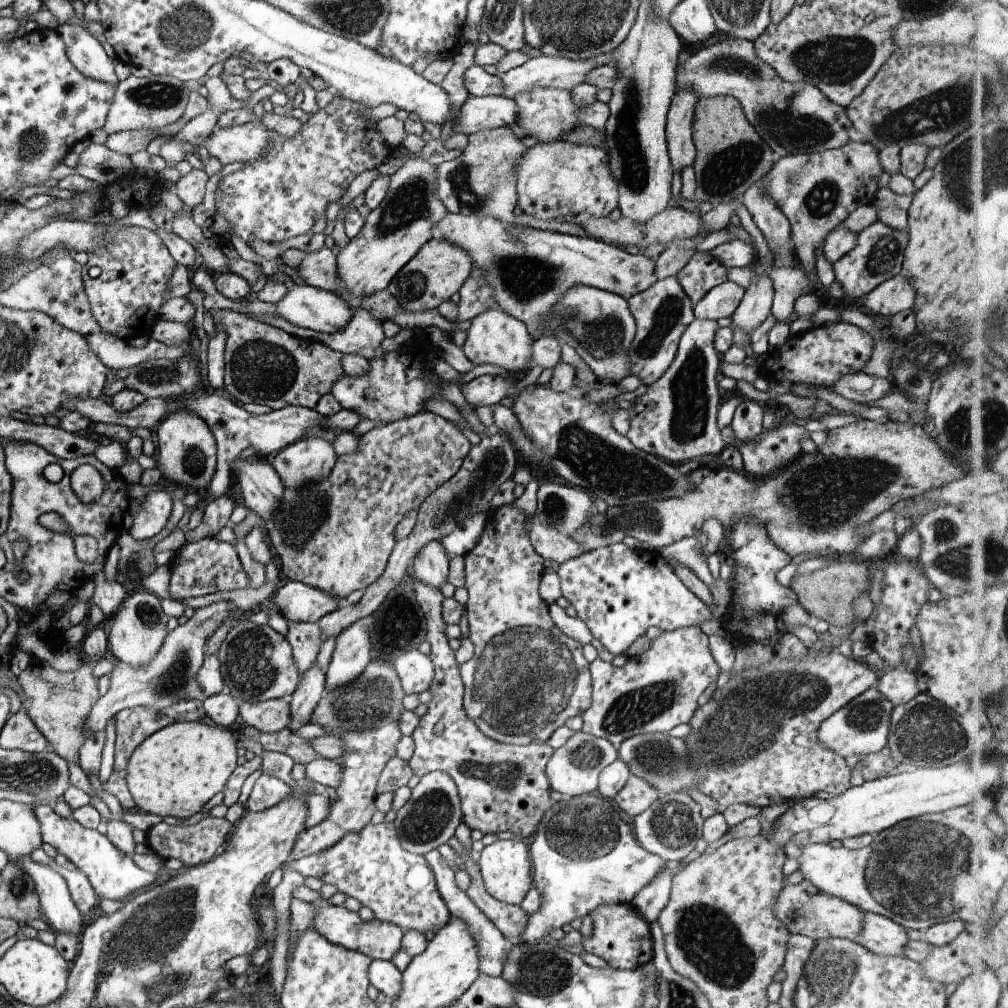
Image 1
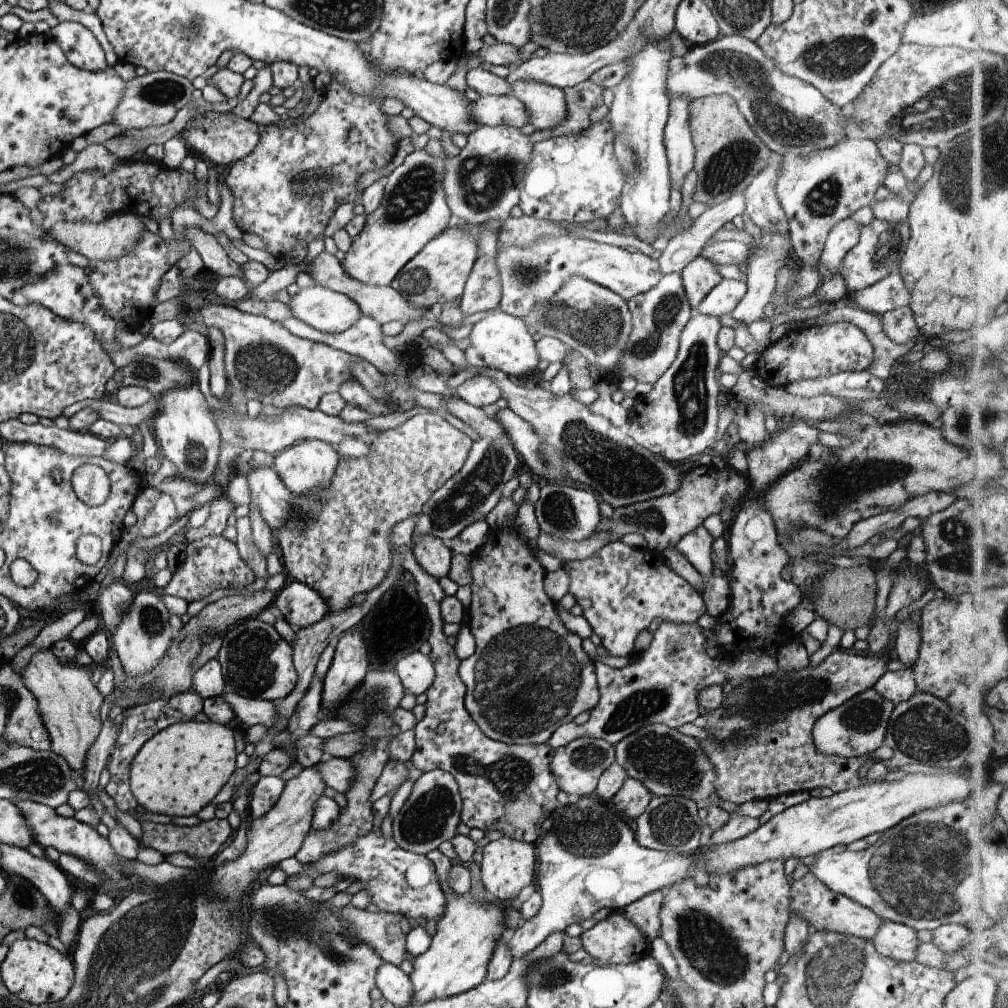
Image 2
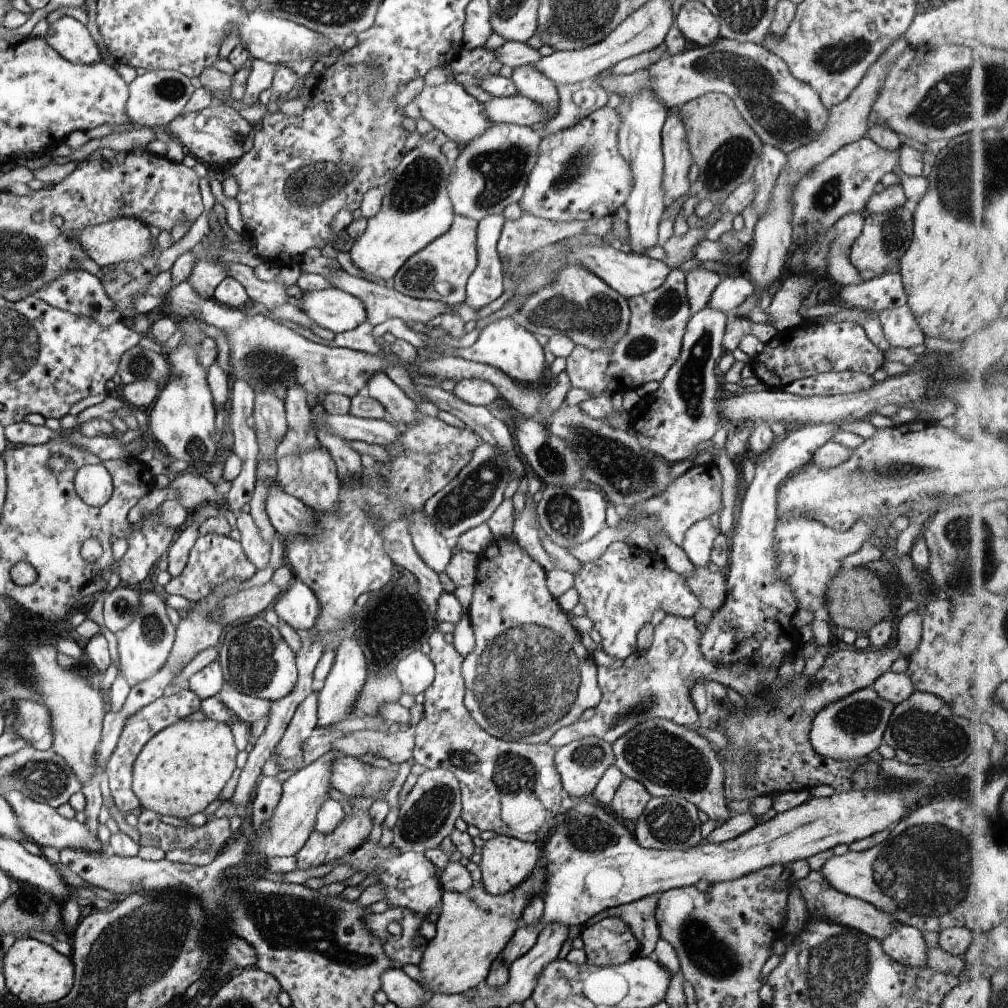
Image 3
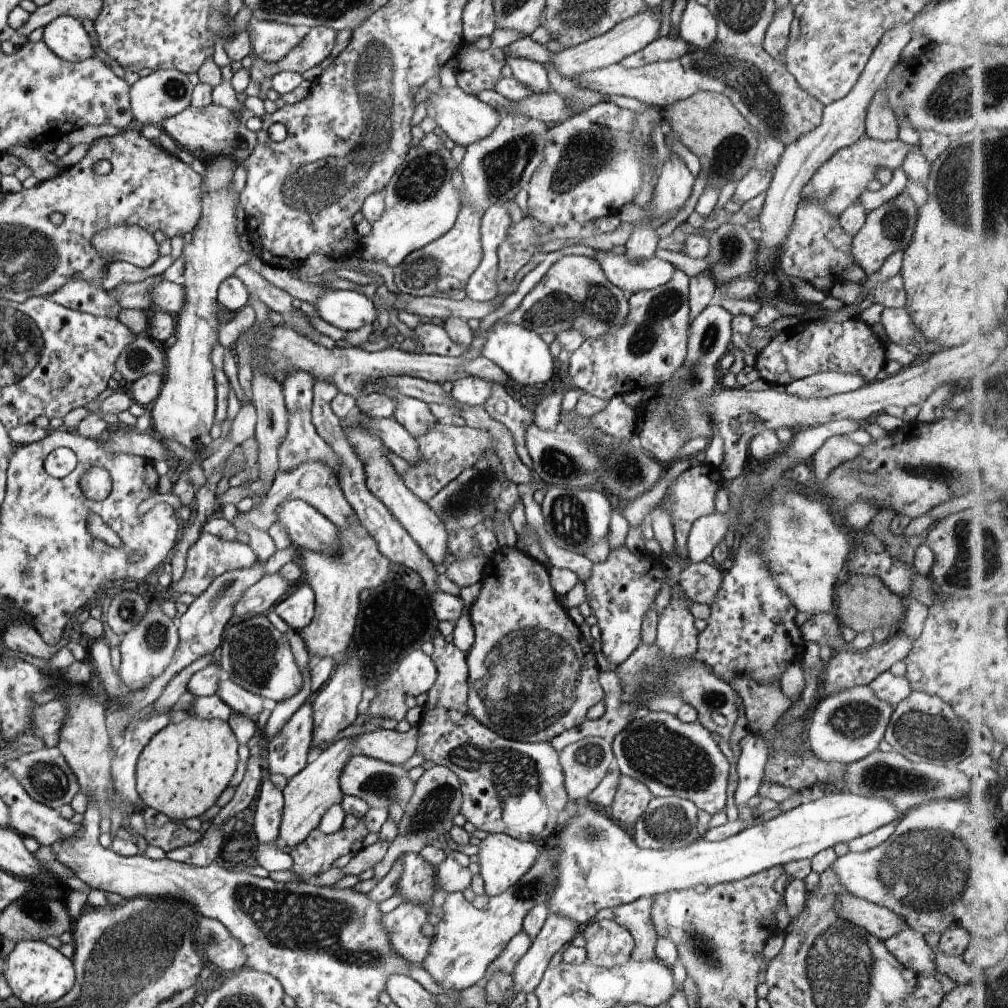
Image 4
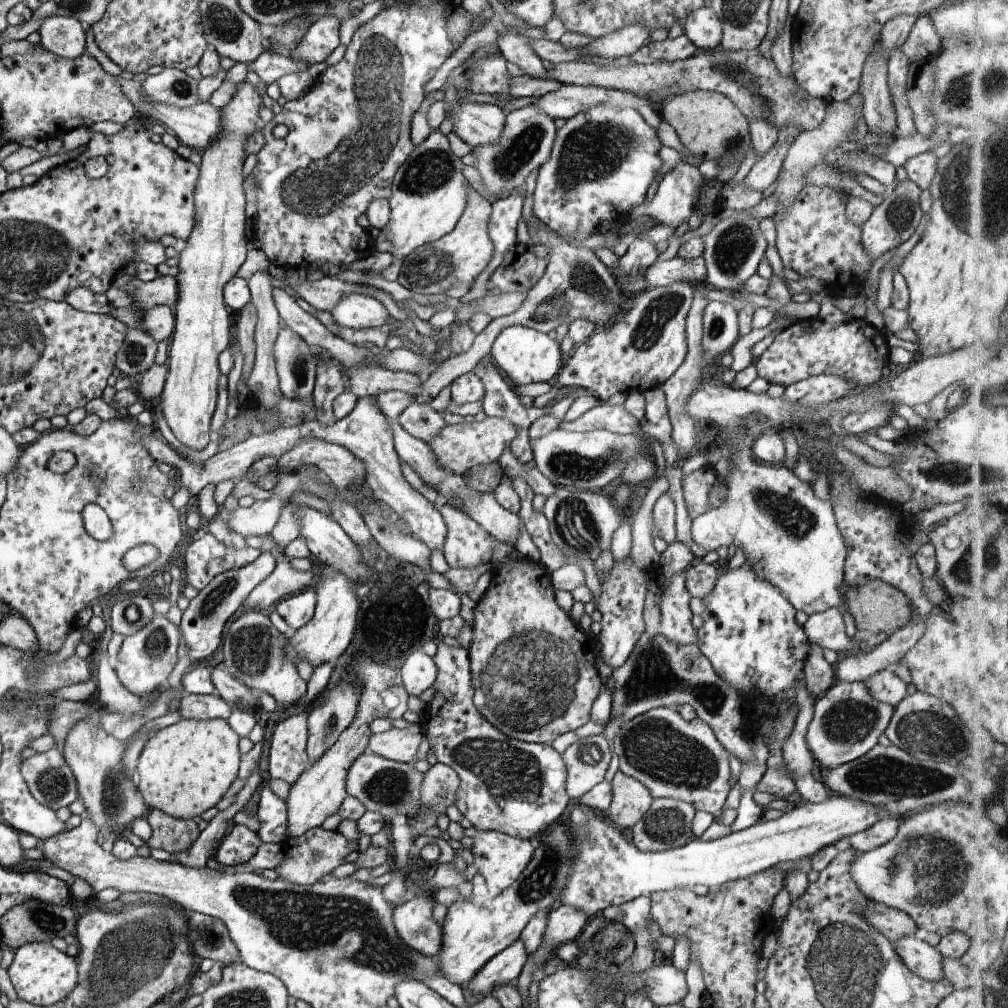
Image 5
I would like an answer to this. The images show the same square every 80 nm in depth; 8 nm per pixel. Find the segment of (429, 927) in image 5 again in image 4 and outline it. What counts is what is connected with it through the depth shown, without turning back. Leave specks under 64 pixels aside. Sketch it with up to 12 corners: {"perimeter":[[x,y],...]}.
{"perimeter":[[406,901],[381,918],[393,947],[422,964],[433,941],[426,907]]}

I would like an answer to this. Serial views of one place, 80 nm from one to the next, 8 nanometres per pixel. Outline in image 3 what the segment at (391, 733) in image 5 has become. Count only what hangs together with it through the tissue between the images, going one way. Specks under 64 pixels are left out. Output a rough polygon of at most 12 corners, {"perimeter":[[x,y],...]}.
{"perimeter":[[415,730],[348,733],[332,742],[344,757],[400,765],[413,759]]}

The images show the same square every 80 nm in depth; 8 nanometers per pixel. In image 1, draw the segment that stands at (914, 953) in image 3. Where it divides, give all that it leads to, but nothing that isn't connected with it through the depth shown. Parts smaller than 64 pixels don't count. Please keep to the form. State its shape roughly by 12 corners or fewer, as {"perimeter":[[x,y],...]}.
{"perimeter":[[862,911],[854,938],[876,955],[902,956],[908,934],[888,918]]}

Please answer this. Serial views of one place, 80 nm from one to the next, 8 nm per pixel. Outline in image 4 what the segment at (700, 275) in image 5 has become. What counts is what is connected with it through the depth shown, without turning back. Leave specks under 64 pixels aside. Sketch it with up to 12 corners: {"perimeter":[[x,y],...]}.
{"perimeter":[[624,254],[595,258],[629,297],[666,284],[678,270],[654,257],[631,263]]}

